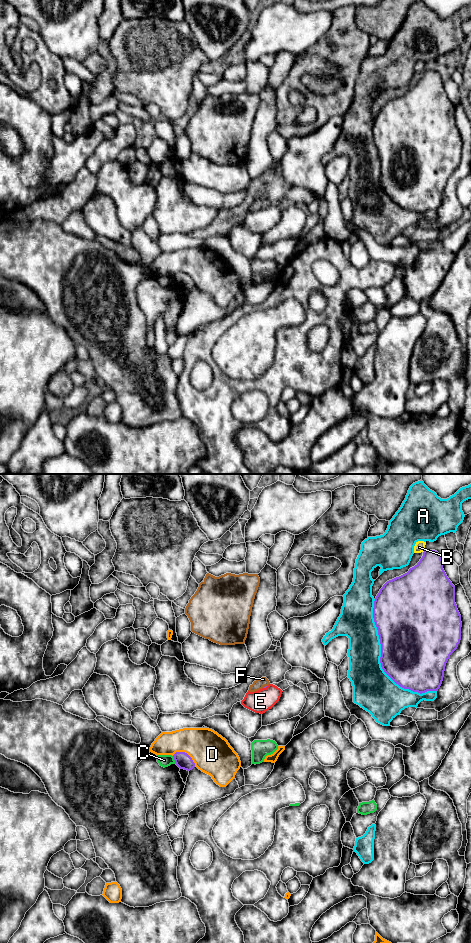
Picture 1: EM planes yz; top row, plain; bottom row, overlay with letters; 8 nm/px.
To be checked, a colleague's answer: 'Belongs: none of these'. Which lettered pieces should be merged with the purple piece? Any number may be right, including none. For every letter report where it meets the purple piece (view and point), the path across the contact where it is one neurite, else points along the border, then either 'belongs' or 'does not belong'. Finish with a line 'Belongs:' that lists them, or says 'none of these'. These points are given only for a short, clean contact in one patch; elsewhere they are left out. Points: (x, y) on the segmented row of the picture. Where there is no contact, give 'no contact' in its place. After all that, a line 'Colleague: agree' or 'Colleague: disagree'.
A: meets purple in yz at (380, 661); does not belong
B: meets purple in yz at (424, 551); does not belong
C: meets purple in yz at (174, 759); does not belong
D: meets purple in yz at (186, 753); does not belong
E: meets purple in yz at (265, 687); does not belong
F: meets purple in yz at (265, 686); runs through yz (265, 686), (262, 682); belongs
Belongs: F
Colleague: disagree

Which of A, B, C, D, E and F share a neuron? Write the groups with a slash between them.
A / B / C / D / E / F

